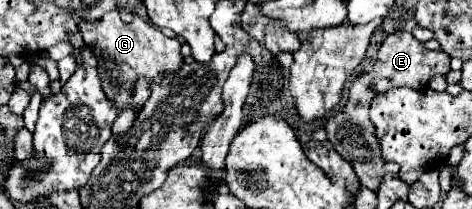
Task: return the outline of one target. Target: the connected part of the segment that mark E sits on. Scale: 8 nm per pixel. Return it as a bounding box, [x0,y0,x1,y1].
[325,30,451,190]

